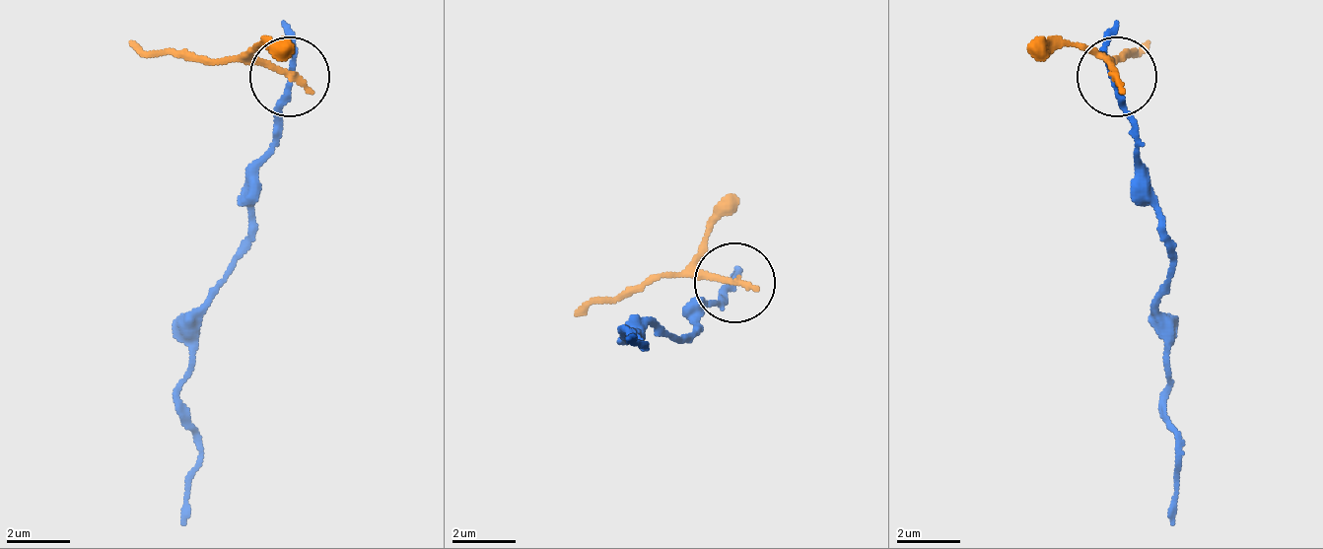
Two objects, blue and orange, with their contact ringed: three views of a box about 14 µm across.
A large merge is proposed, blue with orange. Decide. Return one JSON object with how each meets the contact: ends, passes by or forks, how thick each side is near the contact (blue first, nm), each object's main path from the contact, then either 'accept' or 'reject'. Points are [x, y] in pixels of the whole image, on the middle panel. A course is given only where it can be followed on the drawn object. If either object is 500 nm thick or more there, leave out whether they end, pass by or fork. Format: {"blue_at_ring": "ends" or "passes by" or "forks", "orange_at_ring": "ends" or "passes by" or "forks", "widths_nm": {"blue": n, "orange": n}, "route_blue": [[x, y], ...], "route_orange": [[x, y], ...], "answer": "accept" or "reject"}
{"blue_at_ring": "passes by", "orange_at_ring": "ends", "widths_nm": {"blue": 170, "orange": 240}, "route_blue": [[732, 281], [684, 337], [645, 328], [637, 337], [628, 328], [645, 345], [628, 337]], "route_orange": [[732, 281], [709, 273], [653, 273], [589, 297], [573, 312]], "answer": "reject"}

